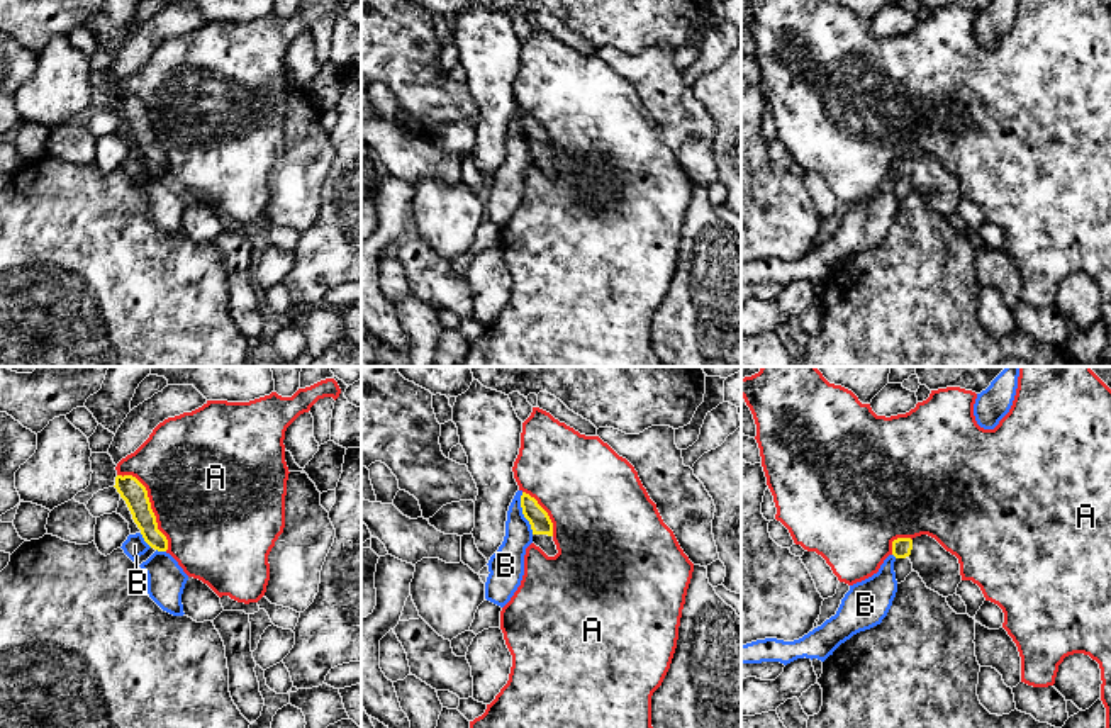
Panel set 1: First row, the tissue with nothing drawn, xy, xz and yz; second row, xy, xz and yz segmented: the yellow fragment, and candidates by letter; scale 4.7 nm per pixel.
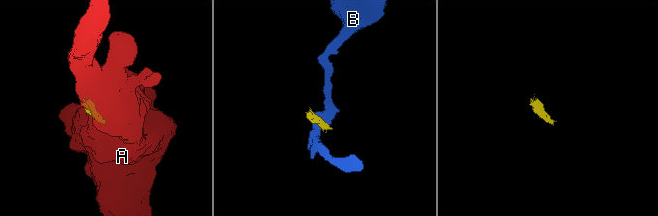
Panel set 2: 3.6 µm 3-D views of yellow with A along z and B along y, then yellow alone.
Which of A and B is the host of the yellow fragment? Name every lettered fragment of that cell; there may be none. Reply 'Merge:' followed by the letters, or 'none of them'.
Merge: none of them

